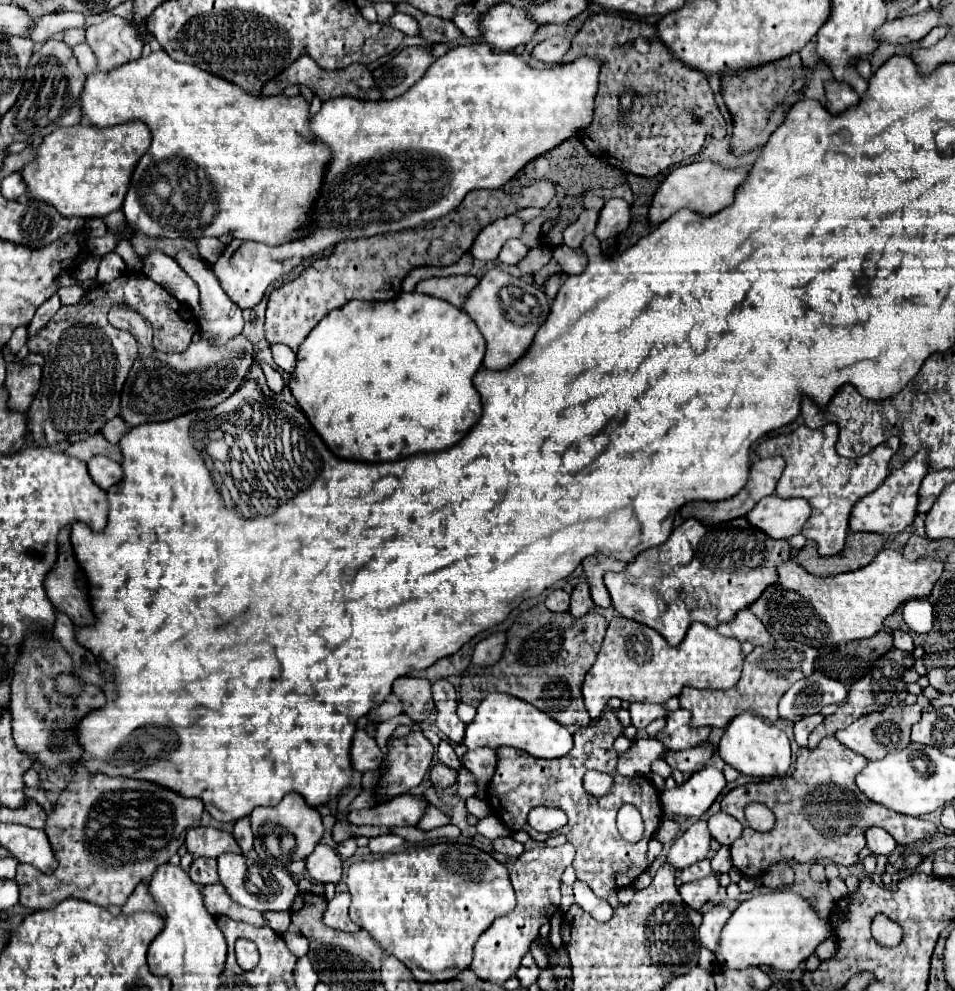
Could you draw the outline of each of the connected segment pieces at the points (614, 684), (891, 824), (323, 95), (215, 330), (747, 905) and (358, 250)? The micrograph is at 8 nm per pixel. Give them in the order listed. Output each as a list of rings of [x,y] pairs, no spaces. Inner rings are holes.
[[[614,617],[608,623],[596,663],[586,673],[582,697],[590,717],[596,719],[610,697],[630,703],[666,703],[670,697],[680,695],[686,685],[730,689],[742,673],[742,659],[744,655],[736,639],[722,637],[716,629],[702,623],[692,623],[684,641],[674,649],[658,631],[632,619]]]
[[[826,737],[820,741],[820,745],[816,749],[806,749],[802,747],[798,751],[798,759],[796,759],[796,769],[790,777],[776,777],[772,781],[760,781],[760,783],[746,783],[740,785],[736,789],[732,789],[730,793],[724,795],[722,799],[722,811],[726,811],[728,815],[736,817],[742,825],[744,831],[740,835],[740,839],[736,839],[734,845],[730,845],[730,853],[732,853],[732,863],[734,867],[746,875],[746,877],[758,877],[762,875],[770,865],[778,863],[778,861],[816,861],[816,859],[828,859],[832,863],[838,865],[852,865],[858,863],[856,853],[866,845],[866,829],[868,827],[882,827],[888,829],[888,833],[896,839],[898,845],[912,845],[916,841],[930,841],[938,835],[938,827],[932,821],[926,819],[918,819],[918,817],[906,817],[902,813],[890,811],[884,805],[872,803],[866,795],[862,795],[862,791],[856,787],[854,777],[866,767],[866,759],[854,751],[850,751],[848,747],[844,747],[836,737]],[[758,801],[764,803],[768,809],[772,809],[772,813],[776,815],[776,825],[772,831],[768,833],[760,833],[760,831],[750,831],[748,823],[746,823],[746,815],[744,809],[748,803]]]
[[[300,57],[300,59],[296,59],[286,71],[282,71],[280,75],[276,75],[274,79],[270,79],[264,87],[262,87],[262,95],[278,95],[278,93],[282,93],[288,85],[306,85],[308,89],[312,89],[312,93],[314,95],[318,95],[320,97],[320,101],[328,101],[328,99],[334,99],[334,97],[356,97],[356,99],[372,99],[370,97],[370,93],[376,93],[376,91],[372,91],[372,87],[374,87],[374,81],[372,81],[372,75],[370,75],[370,71],[366,69],[366,65],[350,65],[350,67],[346,67],[346,69],[336,69],[336,71],[326,71],[326,69],[322,69],[322,67],[318,67],[310,57]]]
[[[180,251],[174,259],[176,259],[178,265],[196,281],[196,285],[198,285],[198,289],[200,289],[200,307],[202,307],[202,311],[200,311],[200,315],[198,315],[198,327],[200,327],[200,331],[212,335],[210,341],[212,341],[214,345],[220,345],[220,347],[226,345],[232,337],[240,335],[242,329],[244,329],[242,309],[240,309],[238,305],[234,305],[234,303],[228,299],[228,295],[222,291],[222,287],[220,287],[216,275],[214,275],[214,271],[212,271],[212,267],[210,267],[208,263],[196,259],[194,255],[188,255],[186,251]]]
[[[776,889],[738,905],[724,925],[720,935],[720,953],[716,959],[730,969],[768,965],[782,971],[794,971],[830,935],[832,927],[828,917],[820,917],[806,897],[790,889]]]
[[[538,181],[530,187],[524,187],[520,193],[504,193],[496,191],[472,191],[464,197],[464,203],[450,215],[432,225],[408,229],[402,233],[386,233],[378,237],[346,241],[332,249],[330,257],[314,261],[300,277],[288,281],[286,285],[276,287],[268,297],[268,311],[264,323],[264,335],[270,345],[284,343],[292,351],[298,351],[300,343],[314,329],[314,325],[328,315],[332,309],[342,307],[352,299],[362,301],[390,301],[400,295],[404,277],[418,267],[438,265],[446,267],[456,263],[462,255],[466,255],[478,237],[478,233],[500,217],[508,217],[524,207],[546,207],[556,195],[556,185],[552,181]],[[378,241],[378,243],[374,243]],[[382,241],[396,241],[394,257],[392,247],[382,245]]]

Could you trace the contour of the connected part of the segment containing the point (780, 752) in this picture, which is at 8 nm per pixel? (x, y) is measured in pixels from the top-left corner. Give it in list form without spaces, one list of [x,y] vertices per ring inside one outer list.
[[[742,713],[730,721],[726,727],[720,745],[718,745],[720,757],[738,769],[740,773],[754,775],[754,777],[774,777],[774,775],[784,775],[790,767],[790,741],[788,735],[776,727],[766,723],[762,717],[752,715],[752,713]]]

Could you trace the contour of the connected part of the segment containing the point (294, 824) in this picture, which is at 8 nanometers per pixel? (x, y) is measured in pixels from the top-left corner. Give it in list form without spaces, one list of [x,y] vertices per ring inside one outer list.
[[[288,793],[276,807],[256,807],[250,813],[250,823],[254,831],[254,851],[264,863],[276,867],[288,867],[292,861],[306,859],[322,837],[320,813],[306,805],[302,795]]]

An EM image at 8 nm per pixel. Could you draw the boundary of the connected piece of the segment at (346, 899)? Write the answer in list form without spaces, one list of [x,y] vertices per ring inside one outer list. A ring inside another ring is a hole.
[[[336,893],[328,901],[328,909],[324,913],[324,923],[332,929],[346,931],[346,933],[358,931],[360,927],[356,923],[352,923],[348,917],[348,905],[350,905],[350,893]]]

